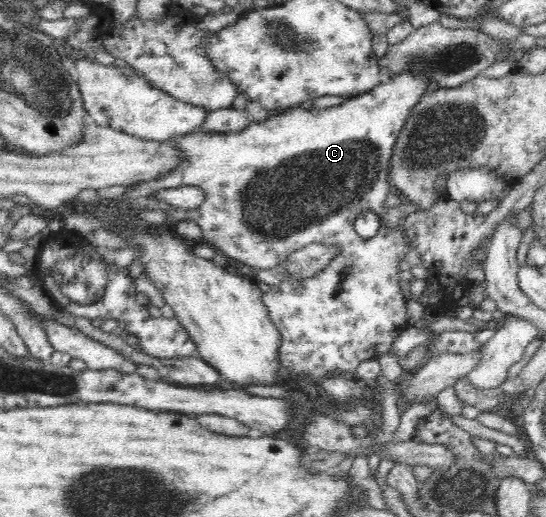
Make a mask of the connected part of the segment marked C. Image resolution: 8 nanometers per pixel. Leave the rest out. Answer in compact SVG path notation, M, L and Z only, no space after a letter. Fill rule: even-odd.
M402 72L361 96L344 99L342 104L333 108L304 110L290 107L286 112L270 113L263 122L251 122L239 131L196 130L183 134L173 139L181 152L175 169L160 178L128 185L128 192L117 200L133 211L165 208L170 220L197 222L201 228L201 241L256 270L280 266L288 256L313 243L338 247L338 254L322 272L311 278L284 278L282 282L270 285L270 291L263 293L263 301L272 322L280 331L278 360L292 376L318 381L332 374L354 377L362 362L378 359L385 352L394 355L392 344L410 326L406 316L407 299L398 280L401 272L398 262L405 258L408 251L403 227L392 230L383 227L376 232L376 236L362 238L356 234L354 222L364 211L372 211L382 218L388 214L390 207L386 205L386 197L390 193L388 174L394 144L420 98L431 89L431 80ZM179 186L202 188L206 193L204 202L198 208L184 212L165 207L162 202L153 199L155 192Z

